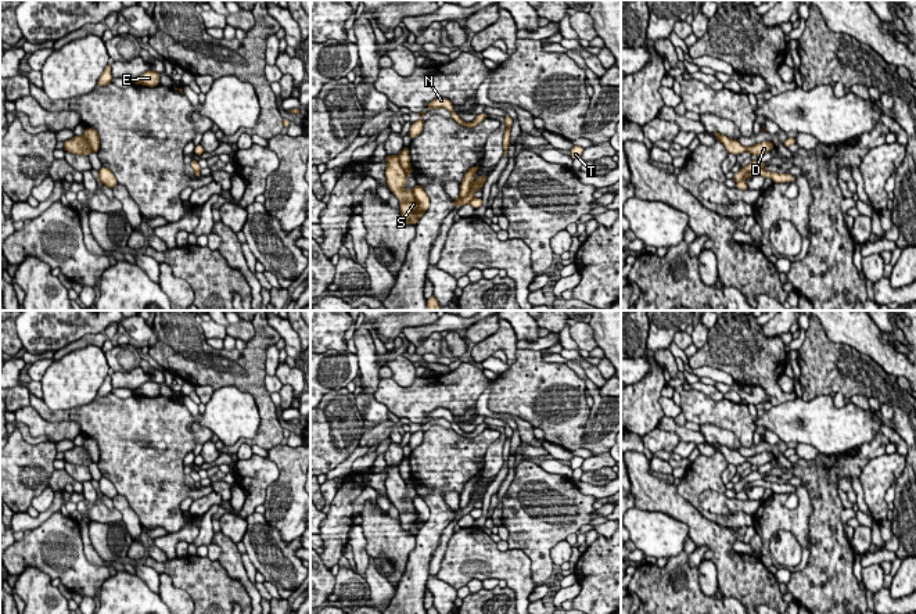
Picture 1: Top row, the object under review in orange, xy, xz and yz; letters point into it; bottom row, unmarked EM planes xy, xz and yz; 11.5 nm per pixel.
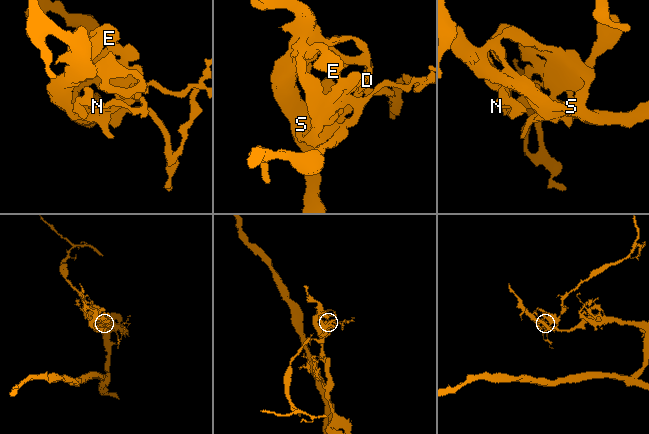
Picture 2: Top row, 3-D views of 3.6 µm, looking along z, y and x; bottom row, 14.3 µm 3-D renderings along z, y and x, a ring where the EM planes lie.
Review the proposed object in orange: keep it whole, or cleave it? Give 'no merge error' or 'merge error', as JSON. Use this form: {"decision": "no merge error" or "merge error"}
{"decision": "merge error"}

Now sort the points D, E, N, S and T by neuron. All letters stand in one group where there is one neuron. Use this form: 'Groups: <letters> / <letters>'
Groups: D E N S / T

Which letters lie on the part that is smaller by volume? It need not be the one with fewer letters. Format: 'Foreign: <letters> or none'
Foreign: T

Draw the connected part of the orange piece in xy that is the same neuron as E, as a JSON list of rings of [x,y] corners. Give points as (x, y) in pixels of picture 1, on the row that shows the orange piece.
[[[150,69],[147,72],[144,72],[143,75],[140,75],[139,78],[130,79],[134,85],[143,85],[143,86],[158,86],[159,85],[159,76],[161,73]]]

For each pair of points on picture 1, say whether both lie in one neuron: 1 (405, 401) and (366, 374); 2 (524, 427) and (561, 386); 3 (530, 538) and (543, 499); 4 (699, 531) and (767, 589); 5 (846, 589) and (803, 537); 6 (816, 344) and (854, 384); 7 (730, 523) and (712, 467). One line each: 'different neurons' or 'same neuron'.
1: different neurons
2: different neurons
3: same neuron
4: same neuron
5: different neurons
6: same neuron
7: same neuron

